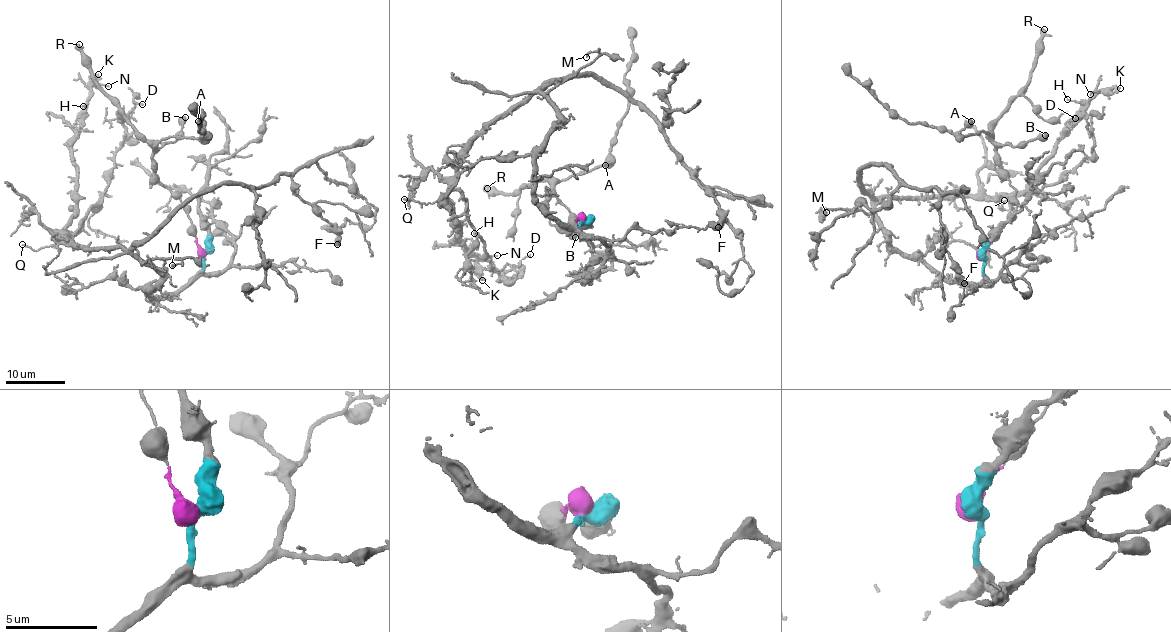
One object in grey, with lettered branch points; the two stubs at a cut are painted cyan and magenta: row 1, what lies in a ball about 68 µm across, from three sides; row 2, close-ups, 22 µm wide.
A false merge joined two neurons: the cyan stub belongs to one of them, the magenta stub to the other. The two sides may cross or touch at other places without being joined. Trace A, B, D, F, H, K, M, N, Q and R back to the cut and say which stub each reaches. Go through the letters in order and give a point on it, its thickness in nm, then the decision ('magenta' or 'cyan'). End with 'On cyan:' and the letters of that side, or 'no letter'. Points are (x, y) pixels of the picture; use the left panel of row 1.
A: (198, 121) | 650 nm | magenta
B: (185, 117) | 650 nm | magenta
D: (142, 104) | 110 nm | cyan
F: (337, 244) | 700 nm | cyan
H: (83, 106) | 130 nm | cyan
K: (98, 74) | 280 nm | cyan
M: (172, 265) | 130 nm | cyan
N: (108, 86) | 120 nm | cyan
Q: (22, 244) | 110 nm | cyan
R: (79, 44) | 400 nm | magenta
On cyan: D, F, H, K, M, N, Q

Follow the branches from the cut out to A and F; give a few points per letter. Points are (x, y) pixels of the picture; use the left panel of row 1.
A: (204, 252), (181, 201), (155, 173), (152, 158), (152, 151), (163, 139), (201, 137), (205, 130), (198, 121)
F: (205, 252), (204, 269), (155, 303), (148, 293), (161, 272), (132, 252), (200, 193), (286, 174), (337, 244)

